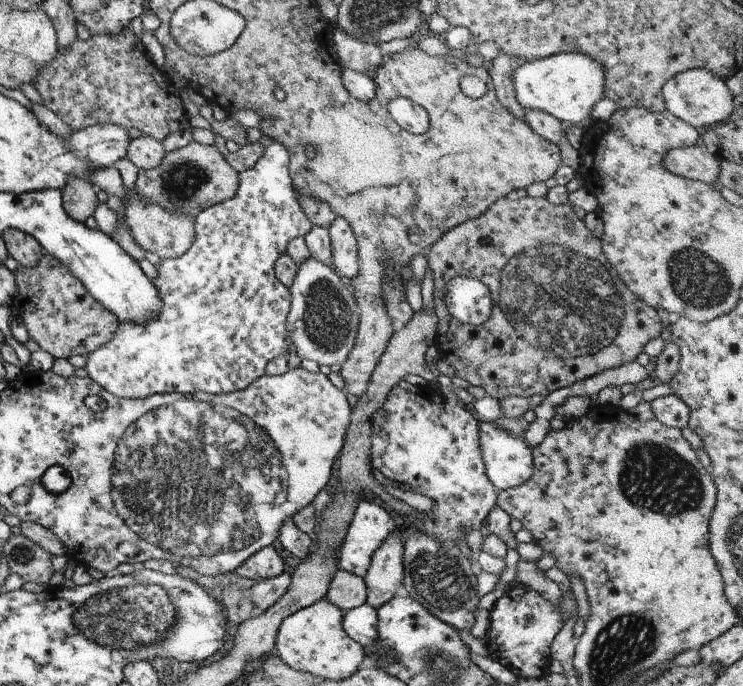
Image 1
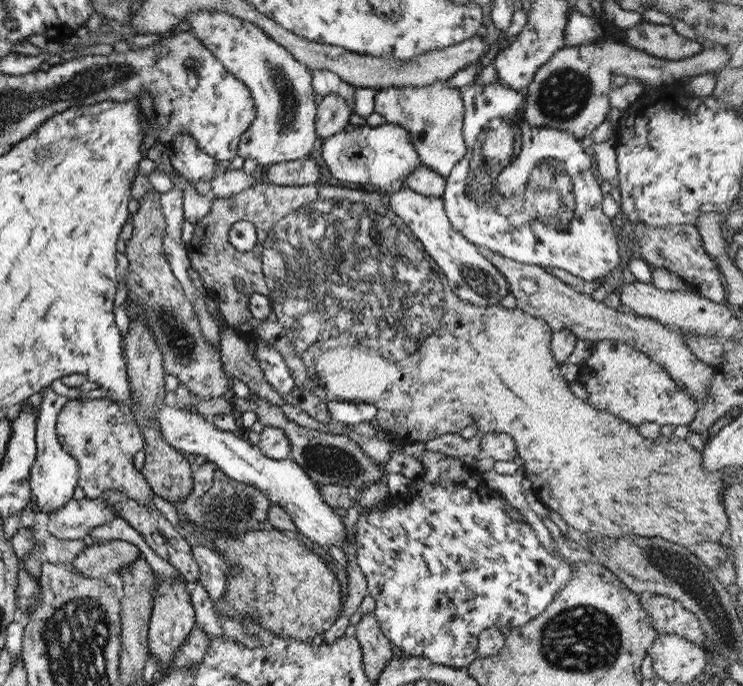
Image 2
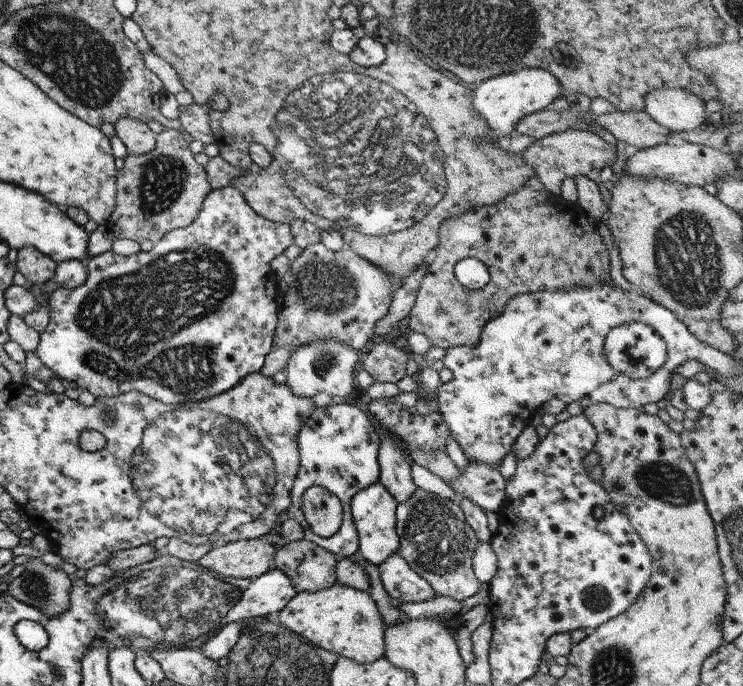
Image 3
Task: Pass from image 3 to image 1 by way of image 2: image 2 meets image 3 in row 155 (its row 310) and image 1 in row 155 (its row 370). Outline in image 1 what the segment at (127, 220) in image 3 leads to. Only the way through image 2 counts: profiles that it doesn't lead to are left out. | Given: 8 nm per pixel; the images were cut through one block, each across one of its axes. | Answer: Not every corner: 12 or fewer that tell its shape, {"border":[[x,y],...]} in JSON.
{"border":[[191,141],[138,171],[134,189],[195,218],[236,193],[218,147]]}

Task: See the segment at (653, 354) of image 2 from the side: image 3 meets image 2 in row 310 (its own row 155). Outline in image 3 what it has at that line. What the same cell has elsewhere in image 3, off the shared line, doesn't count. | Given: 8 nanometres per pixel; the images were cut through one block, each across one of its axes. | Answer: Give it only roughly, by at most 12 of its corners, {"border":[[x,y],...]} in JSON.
{"border":[[579,129],[554,132],[521,152],[544,190],[564,178],[599,181],[615,144]]}

